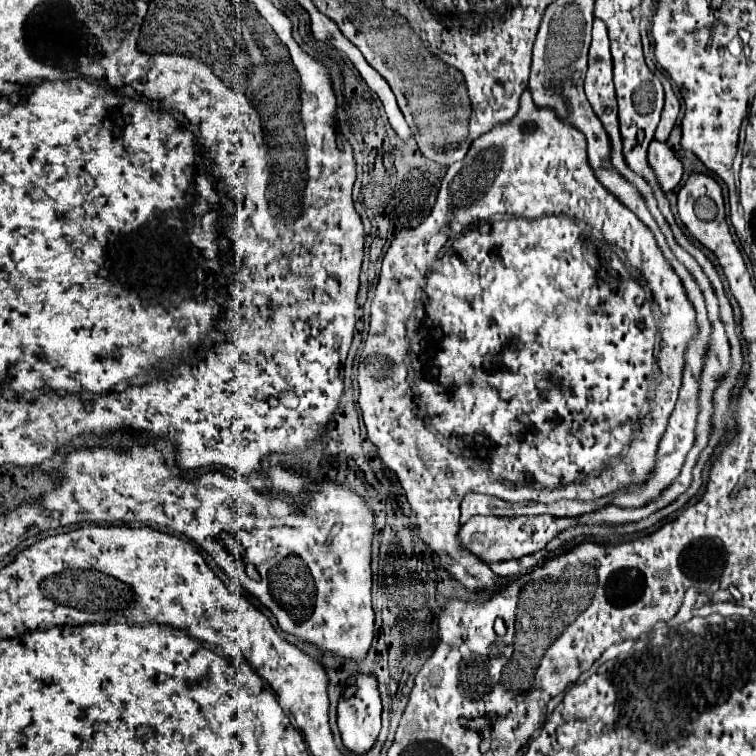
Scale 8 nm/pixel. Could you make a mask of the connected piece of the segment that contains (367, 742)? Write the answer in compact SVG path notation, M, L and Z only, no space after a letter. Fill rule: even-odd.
M358 673L356 693L338 703L338 727L344 745L354 753L366 753L380 733L382 701L374 675Z

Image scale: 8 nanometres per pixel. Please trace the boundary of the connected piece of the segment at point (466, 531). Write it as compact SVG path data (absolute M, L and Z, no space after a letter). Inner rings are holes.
M474 515L474 519L468 519L466 525L462 525L460 539L468 551L478 555L480 559L488 561L506 561L506 559L520 559L522 555L536 553L546 547L554 535L566 527L578 525L578 519L558 519L550 515L518 515L512 519L500 519L496 515Z

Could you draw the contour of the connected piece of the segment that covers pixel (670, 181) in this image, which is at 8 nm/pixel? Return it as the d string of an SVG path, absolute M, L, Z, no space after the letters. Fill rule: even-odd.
M652 141L648 147L648 163L656 173L660 189L664 193L672 191L682 179L682 163L674 155L674 151L660 141Z

